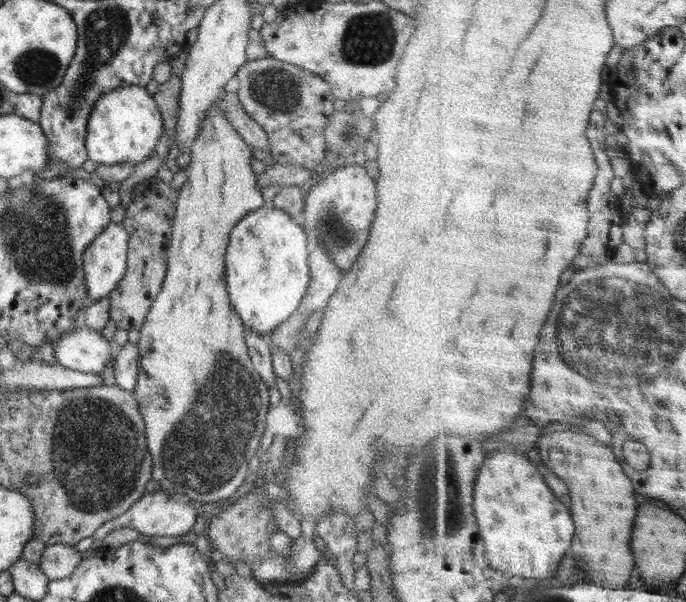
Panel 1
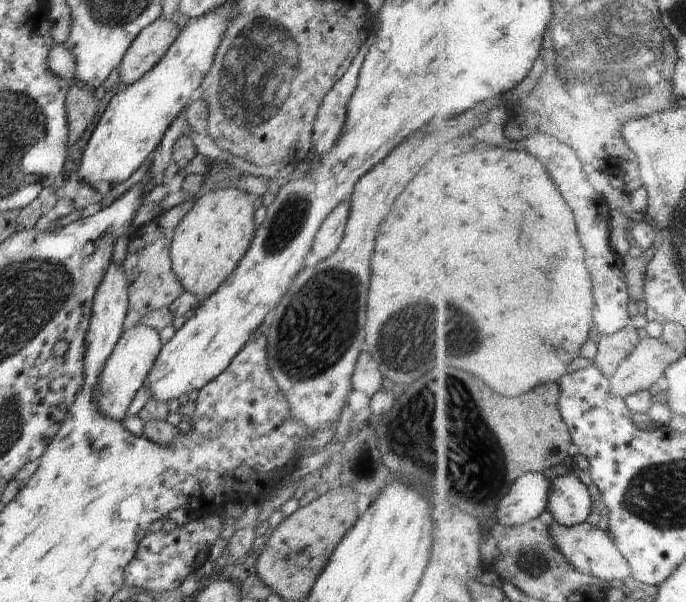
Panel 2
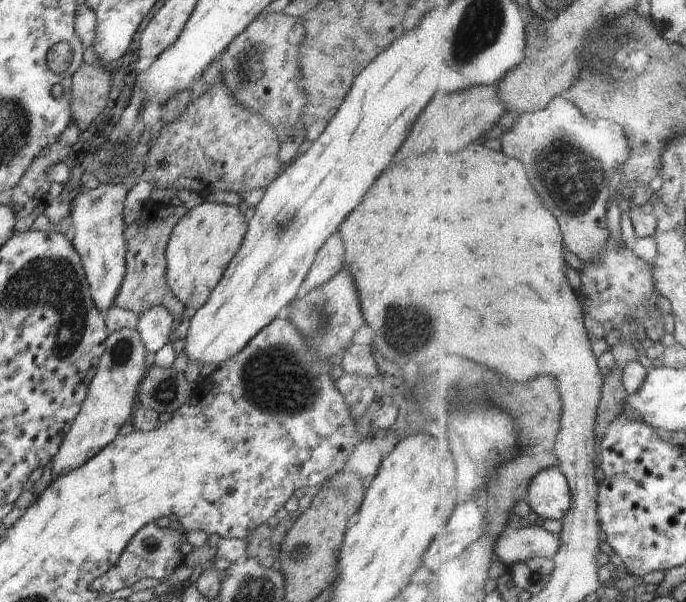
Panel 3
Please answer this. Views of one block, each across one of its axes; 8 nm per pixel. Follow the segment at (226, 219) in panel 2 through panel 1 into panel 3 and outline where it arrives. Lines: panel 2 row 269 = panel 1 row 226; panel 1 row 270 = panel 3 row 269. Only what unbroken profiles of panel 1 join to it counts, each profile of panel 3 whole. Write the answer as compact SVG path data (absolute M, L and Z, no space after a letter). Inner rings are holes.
M204 202L189 210L170 234L165 258L166 281L180 303L190 312L198 311L224 275L248 231L243 207Z

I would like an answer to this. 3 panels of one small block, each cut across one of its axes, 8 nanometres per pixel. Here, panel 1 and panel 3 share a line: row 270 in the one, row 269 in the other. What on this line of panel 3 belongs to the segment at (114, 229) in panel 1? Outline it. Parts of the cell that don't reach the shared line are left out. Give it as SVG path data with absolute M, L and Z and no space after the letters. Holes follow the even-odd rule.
M101 184L94 190L83 190L74 198L70 208L72 246L81 259L81 266L88 282L91 298L100 312L114 306L114 298L126 276L126 242L123 220L125 200L130 189L122 184Z

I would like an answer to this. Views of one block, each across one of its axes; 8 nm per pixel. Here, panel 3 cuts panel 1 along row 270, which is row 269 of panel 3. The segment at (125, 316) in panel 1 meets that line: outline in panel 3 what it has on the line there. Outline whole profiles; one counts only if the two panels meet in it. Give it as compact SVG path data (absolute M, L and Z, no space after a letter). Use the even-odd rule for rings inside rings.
M148 201L144 204L142 214L132 224L126 227L124 241L126 242L125 264L126 276L120 286L114 305L137 314L142 314L154 306L164 306L173 316L184 312L185 307L174 296L166 281L167 263L165 249L174 226L188 214L184 205L175 208L172 205L162 206Z

